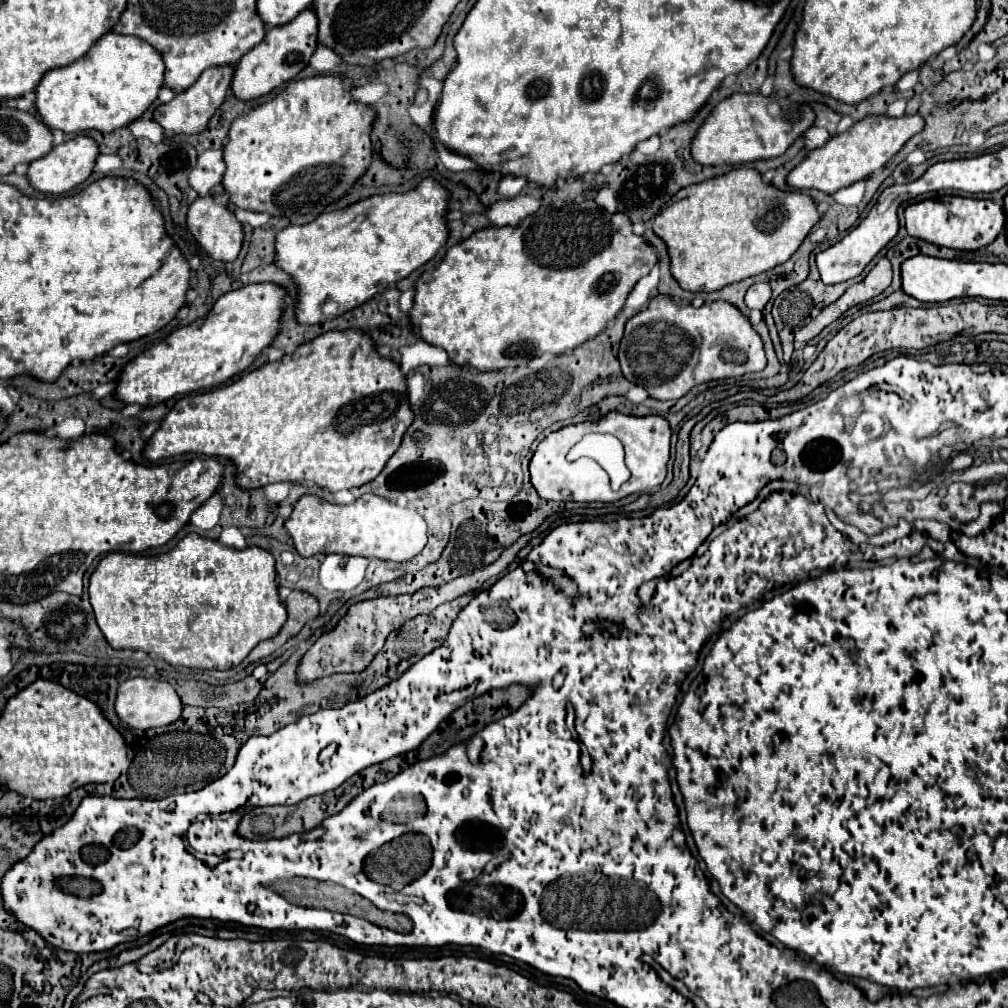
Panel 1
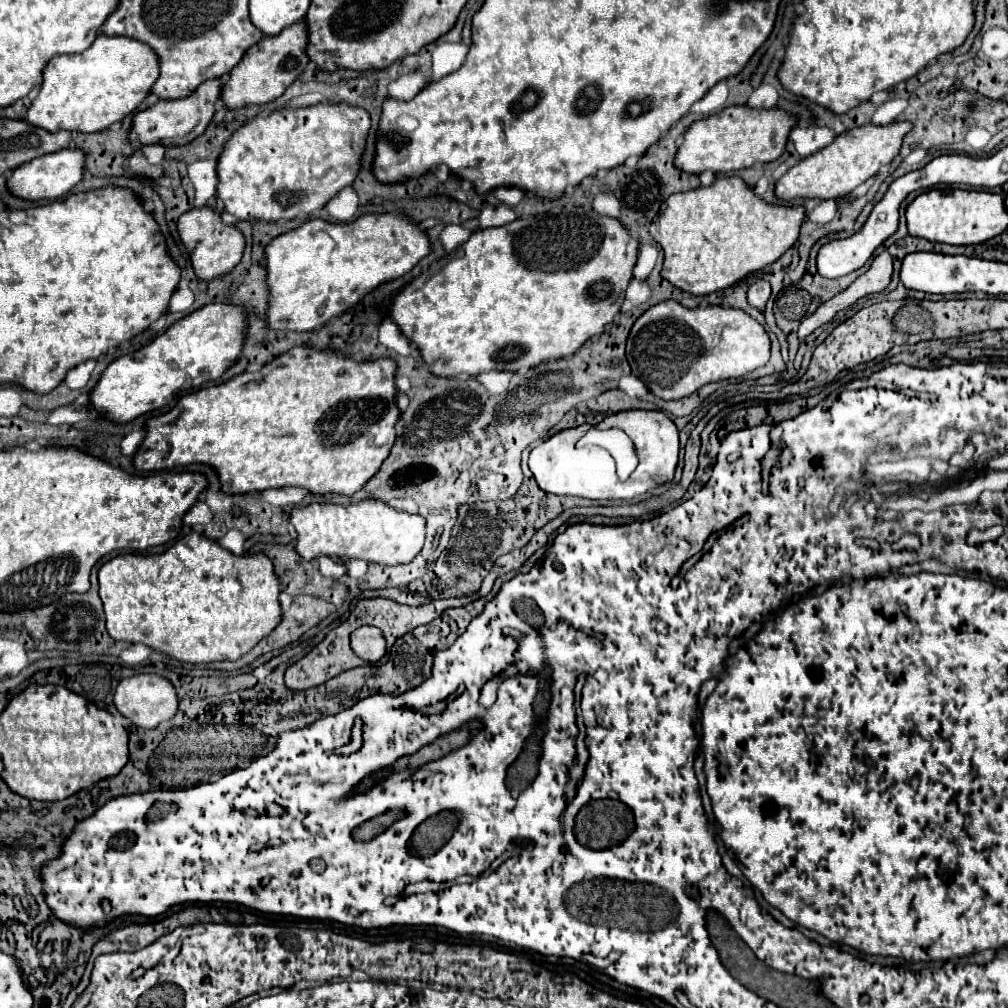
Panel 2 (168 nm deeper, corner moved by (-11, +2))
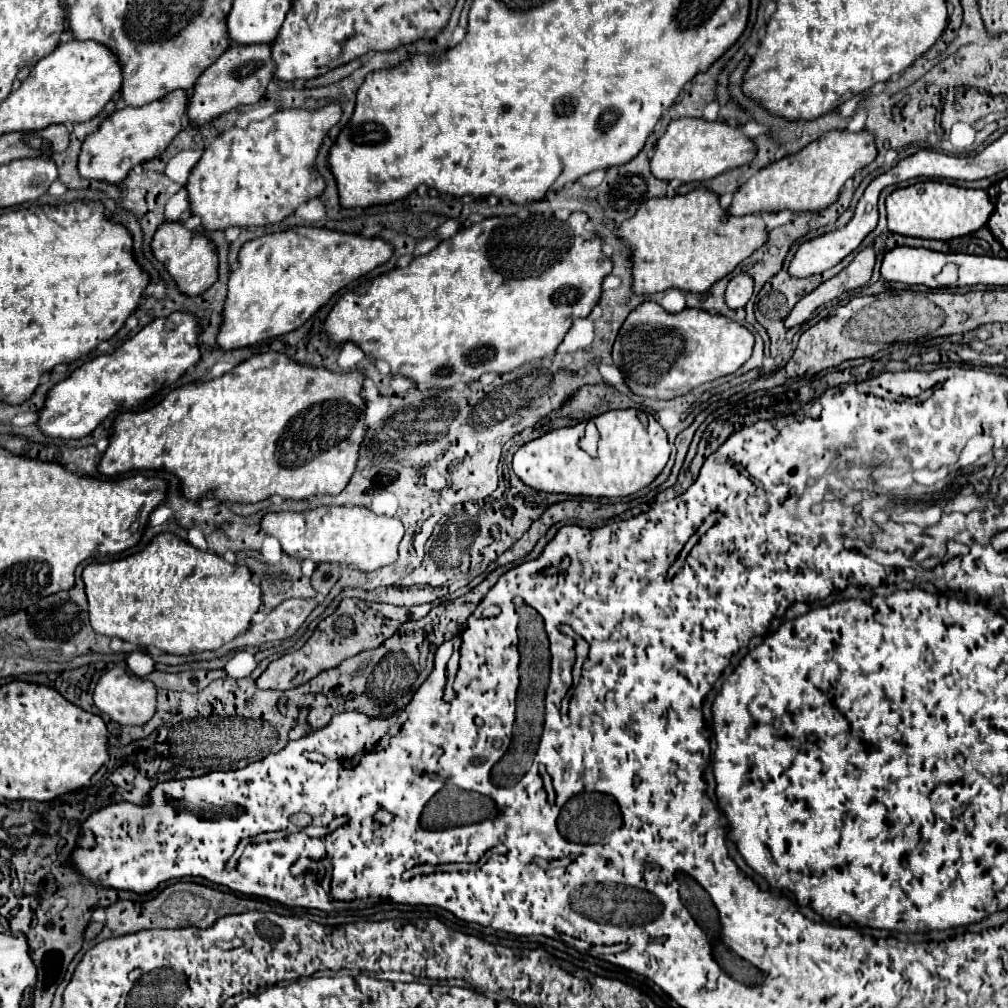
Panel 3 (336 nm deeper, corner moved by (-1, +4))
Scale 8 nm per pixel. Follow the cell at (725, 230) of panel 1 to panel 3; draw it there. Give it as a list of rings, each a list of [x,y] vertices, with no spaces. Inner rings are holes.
[[[694,189],[686,195],[648,199],[634,217],[626,219],[618,227],[618,235],[632,245],[632,289],[636,295],[652,295],[666,289],[704,293],[764,245],[766,231],[758,215],[722,221],[722,213],[718,195],[708,189]]]

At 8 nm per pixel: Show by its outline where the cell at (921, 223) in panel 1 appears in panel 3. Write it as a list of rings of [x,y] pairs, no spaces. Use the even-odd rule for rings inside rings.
[[[922,181],[910,187],[892,191],[886,197],[886,219],[892,233],[922,237],[922,239],[940,239],[948,241],[954,237],[968,235],[984,227],[994,211],[994,205],[984,189],[966,189],[958,185],[948,185],[942,181]]]

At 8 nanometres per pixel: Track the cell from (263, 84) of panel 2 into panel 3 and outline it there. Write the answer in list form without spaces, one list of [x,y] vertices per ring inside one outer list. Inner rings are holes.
[[[232,45],[226,55],[218,57],[200,79],[194,83],[194,91],[188,99],[186,115],[194,127],[200,127],[222,113],[228,113],[240,105],[254,105],[266,93],[266,85],[274,79],[274,63],[270,61],[270,45]]]

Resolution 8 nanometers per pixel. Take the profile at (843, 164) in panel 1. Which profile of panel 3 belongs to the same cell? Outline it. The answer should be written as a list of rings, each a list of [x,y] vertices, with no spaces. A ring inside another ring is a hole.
[[[828,131],[802,151],[788,155],[780,161],[774,161],[754,173],[732,197],[726,215],[758,215],[758,213],[778,213],[778,211],[822,211],[830,207],[842,189],[842,185],[854,177],[856,171],[864,169],[868,163],[876,159],[876,145],[874,137],[868,131],[848,133],[848,131]]]

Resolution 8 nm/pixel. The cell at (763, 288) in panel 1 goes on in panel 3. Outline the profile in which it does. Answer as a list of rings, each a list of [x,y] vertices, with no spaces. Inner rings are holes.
[[[742,273],[742,275],[736,275],[730,279],[728,287],[726,287],[726,305],[730,309],[738,309],[738,307],[744,307],[752,295],[752,287],[754,287],[754,281],[750,279],[750,275]]]

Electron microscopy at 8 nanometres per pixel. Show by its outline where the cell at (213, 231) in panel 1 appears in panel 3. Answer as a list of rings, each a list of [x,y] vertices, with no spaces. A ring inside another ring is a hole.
[[[162,223],[158,231],[152,237],[152,255],[168,269],[172,279],[176,281],[176,287],[180,293],[188,297],[202,295],[218,277],[218,257],[214,245],[198,233],[188,231],[182,223]]]

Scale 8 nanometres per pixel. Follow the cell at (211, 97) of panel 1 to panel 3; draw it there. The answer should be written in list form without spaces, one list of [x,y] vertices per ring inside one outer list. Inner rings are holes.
[[[178,89],[154,103],[142,107],[124,107],[114,111],[100,123],[100,127],[94,133],[86,135],[78,157],[80,177],[120,185],[132,167],[150,161],[166,151],[166,147],[182,127],[186,107],[188,107],[188,97],[182,89]]]

